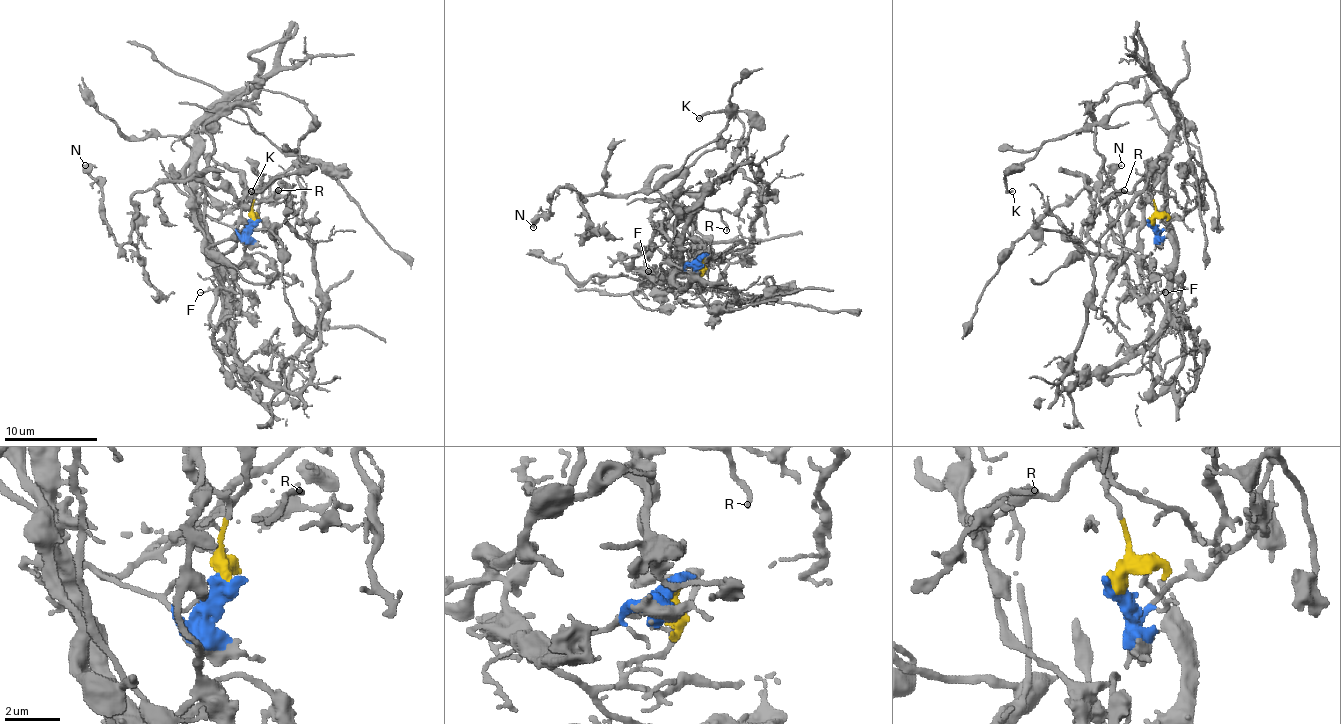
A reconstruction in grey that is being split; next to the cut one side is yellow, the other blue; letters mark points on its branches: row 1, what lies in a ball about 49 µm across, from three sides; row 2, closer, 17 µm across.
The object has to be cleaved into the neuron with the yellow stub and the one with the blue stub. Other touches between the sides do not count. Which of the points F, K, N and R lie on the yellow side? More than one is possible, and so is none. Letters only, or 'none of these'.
N, R

